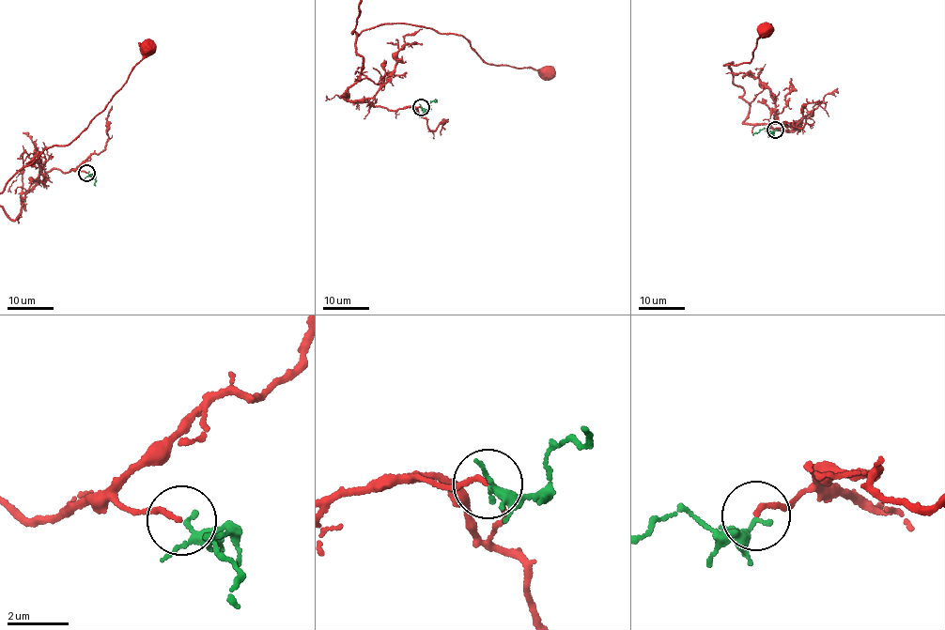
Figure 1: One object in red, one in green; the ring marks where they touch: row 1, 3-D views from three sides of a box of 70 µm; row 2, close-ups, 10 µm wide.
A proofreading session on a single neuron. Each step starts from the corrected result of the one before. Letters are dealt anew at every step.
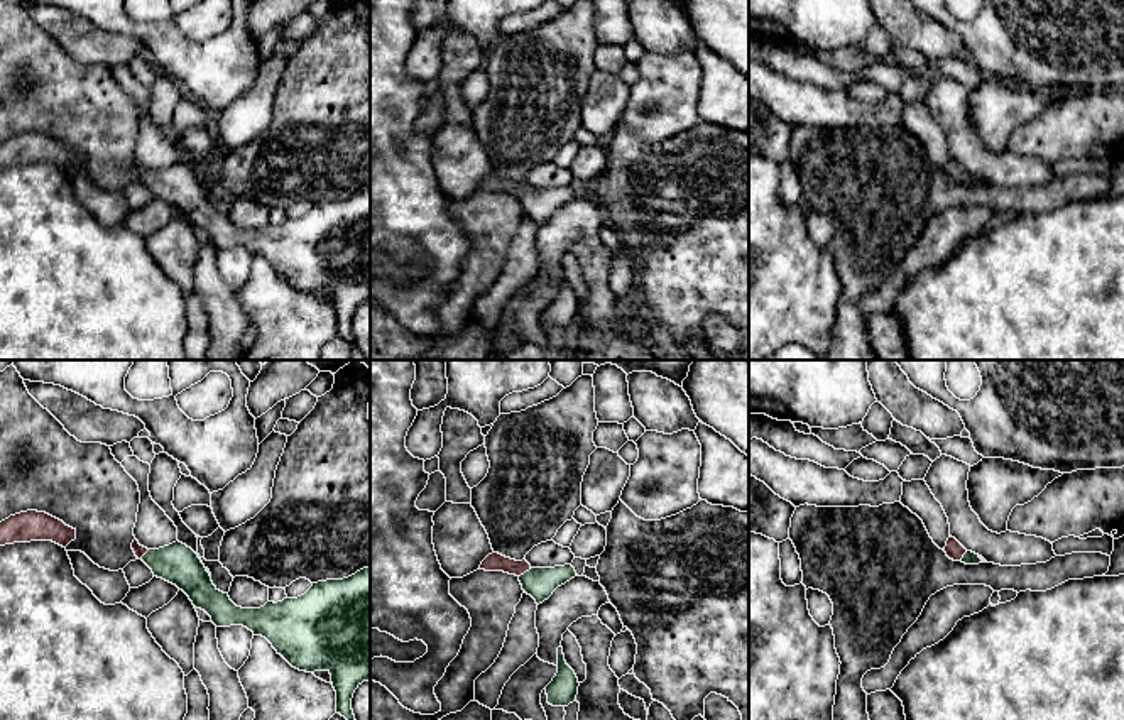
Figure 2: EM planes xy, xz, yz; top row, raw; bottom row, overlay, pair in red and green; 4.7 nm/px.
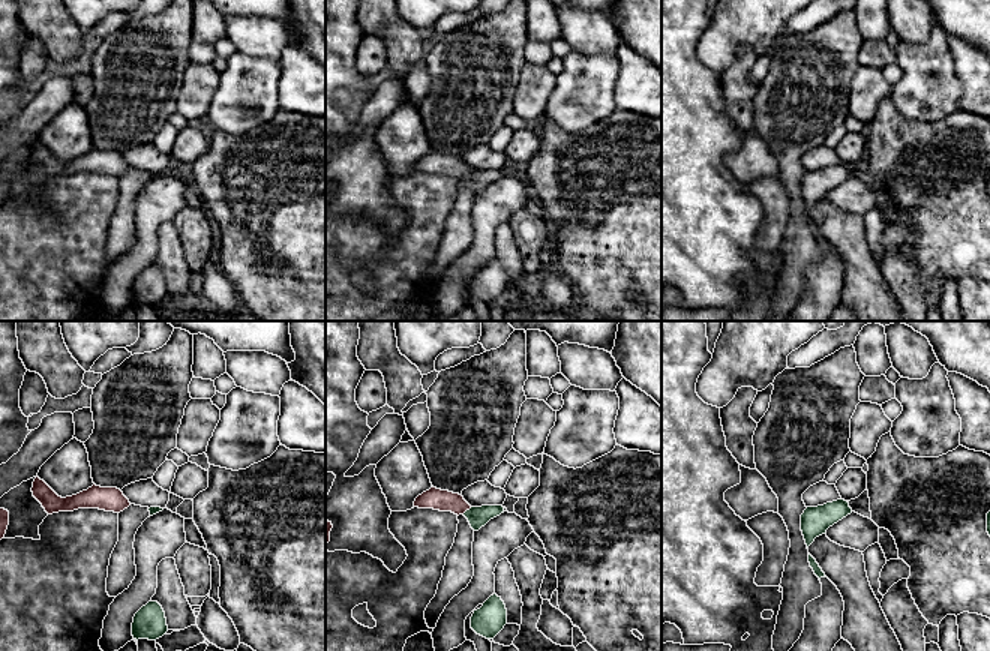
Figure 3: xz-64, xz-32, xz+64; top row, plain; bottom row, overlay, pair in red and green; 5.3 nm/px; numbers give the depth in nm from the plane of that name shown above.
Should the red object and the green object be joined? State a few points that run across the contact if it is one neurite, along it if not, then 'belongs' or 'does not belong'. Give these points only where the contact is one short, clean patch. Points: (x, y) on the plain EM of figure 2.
line xz (494, 183), (524, 193), (540, 205); belongs

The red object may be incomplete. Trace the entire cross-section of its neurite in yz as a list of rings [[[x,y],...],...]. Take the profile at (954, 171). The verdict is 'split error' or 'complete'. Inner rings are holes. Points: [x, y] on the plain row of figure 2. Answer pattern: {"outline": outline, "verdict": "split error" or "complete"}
{"outline": [[[948,159],[945,174],[953,183],[962,183],[965,186],[979,186],[984,184],[979,176],[967,172],[955,159]]], "verdict": "split error"}

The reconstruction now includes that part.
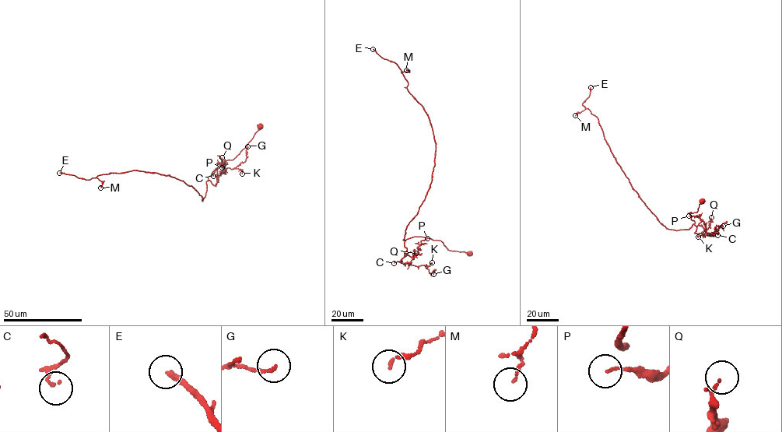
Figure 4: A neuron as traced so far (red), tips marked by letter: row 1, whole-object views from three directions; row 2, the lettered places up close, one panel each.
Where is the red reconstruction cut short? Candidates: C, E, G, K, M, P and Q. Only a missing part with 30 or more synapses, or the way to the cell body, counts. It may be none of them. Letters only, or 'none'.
E

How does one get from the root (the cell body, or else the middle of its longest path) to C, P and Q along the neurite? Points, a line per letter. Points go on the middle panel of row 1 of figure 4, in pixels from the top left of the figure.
C: (468, 253), (450, 251), (440, 240), (415, 237), (405, 240), (405, 255), (401, 261), (394, 263)
P: (468, 253), (415, 237), (405, 241), (406, 253), (400, 261), (410, 261), (427, 238)
Q: (468, 253), (450, 251), (442, 241), (426, 237), (406, 239), (405, 255), (412, 257), (416, 253)

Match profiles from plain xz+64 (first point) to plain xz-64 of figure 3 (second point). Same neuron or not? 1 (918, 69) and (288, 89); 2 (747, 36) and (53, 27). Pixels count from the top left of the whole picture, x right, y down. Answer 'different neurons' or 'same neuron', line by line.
1: different neurons
2: different neurons

